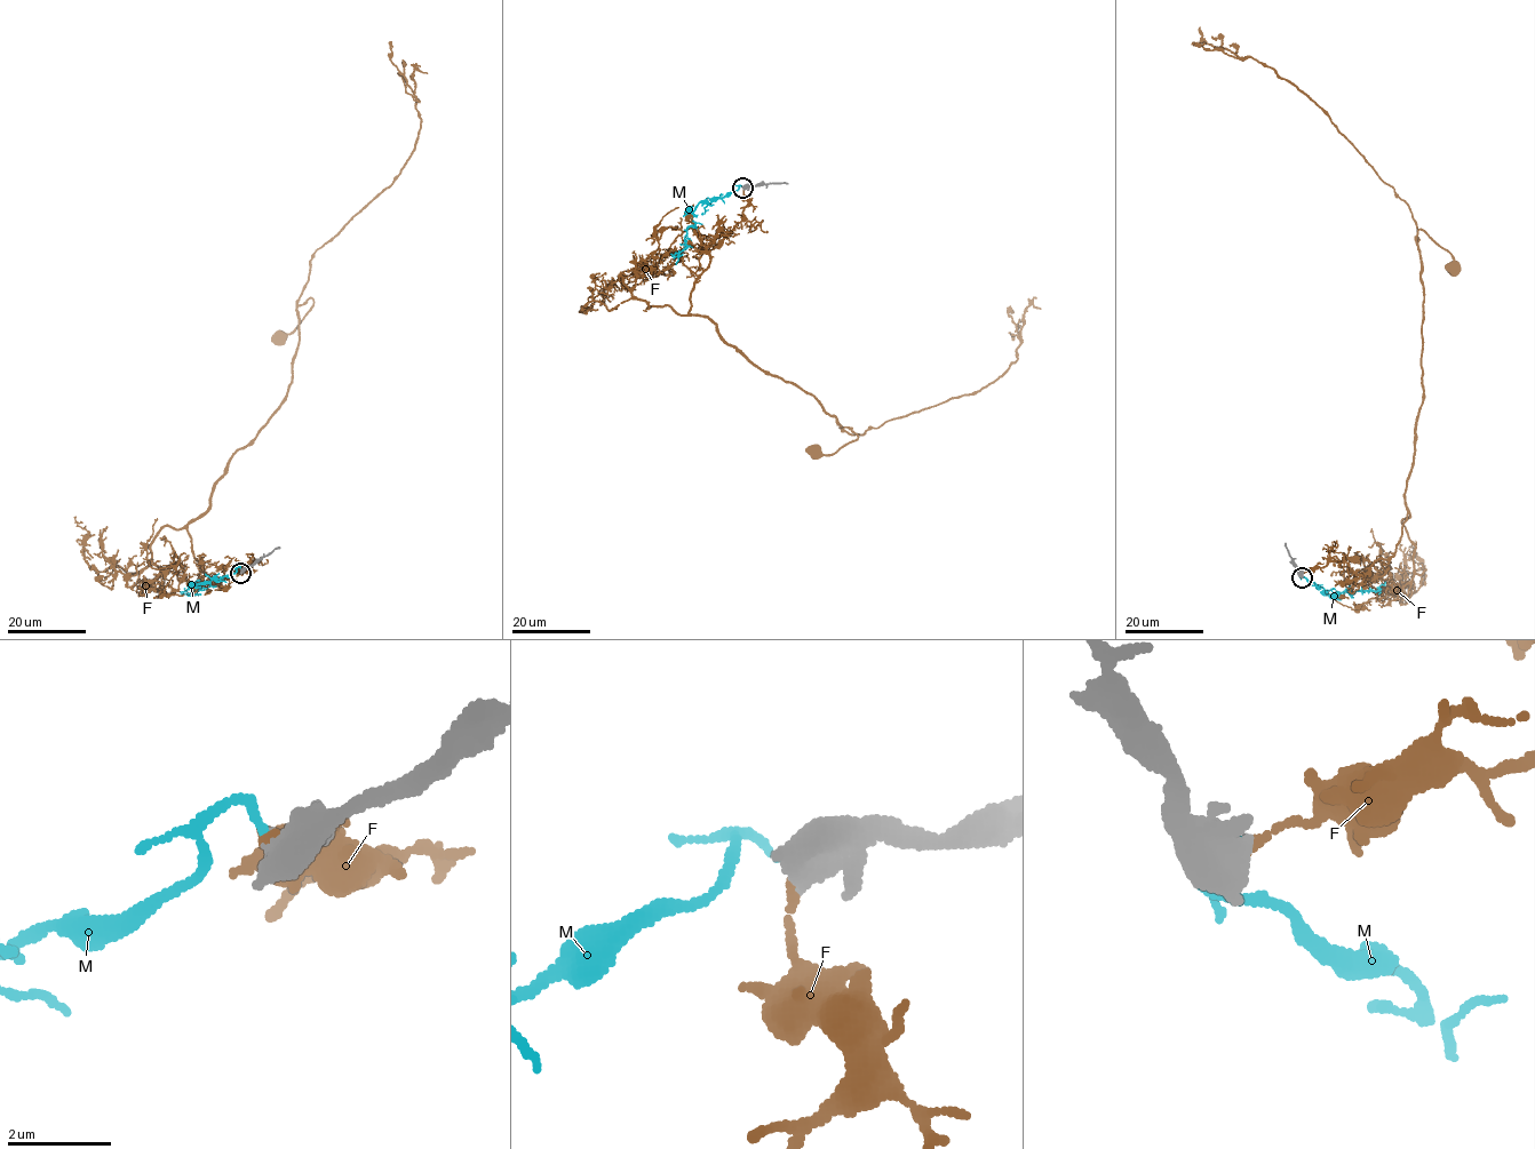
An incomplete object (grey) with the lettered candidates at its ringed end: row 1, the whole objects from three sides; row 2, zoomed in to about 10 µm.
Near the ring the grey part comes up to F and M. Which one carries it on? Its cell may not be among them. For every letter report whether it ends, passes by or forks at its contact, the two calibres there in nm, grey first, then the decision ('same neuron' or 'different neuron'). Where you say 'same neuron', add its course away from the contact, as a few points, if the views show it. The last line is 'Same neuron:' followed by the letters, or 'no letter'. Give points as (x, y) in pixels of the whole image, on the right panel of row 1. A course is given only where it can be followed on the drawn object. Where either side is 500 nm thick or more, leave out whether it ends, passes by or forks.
F: it ends | 480/170 nm | different neuron
M: 550/120 nm | different neuron
Same neuron: no letter

